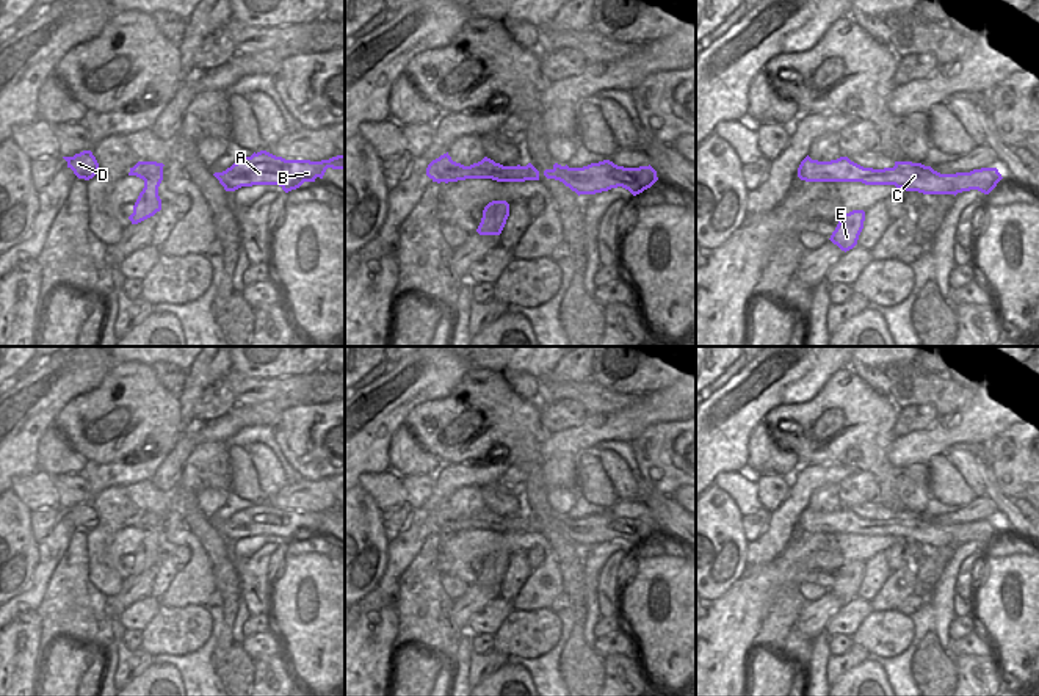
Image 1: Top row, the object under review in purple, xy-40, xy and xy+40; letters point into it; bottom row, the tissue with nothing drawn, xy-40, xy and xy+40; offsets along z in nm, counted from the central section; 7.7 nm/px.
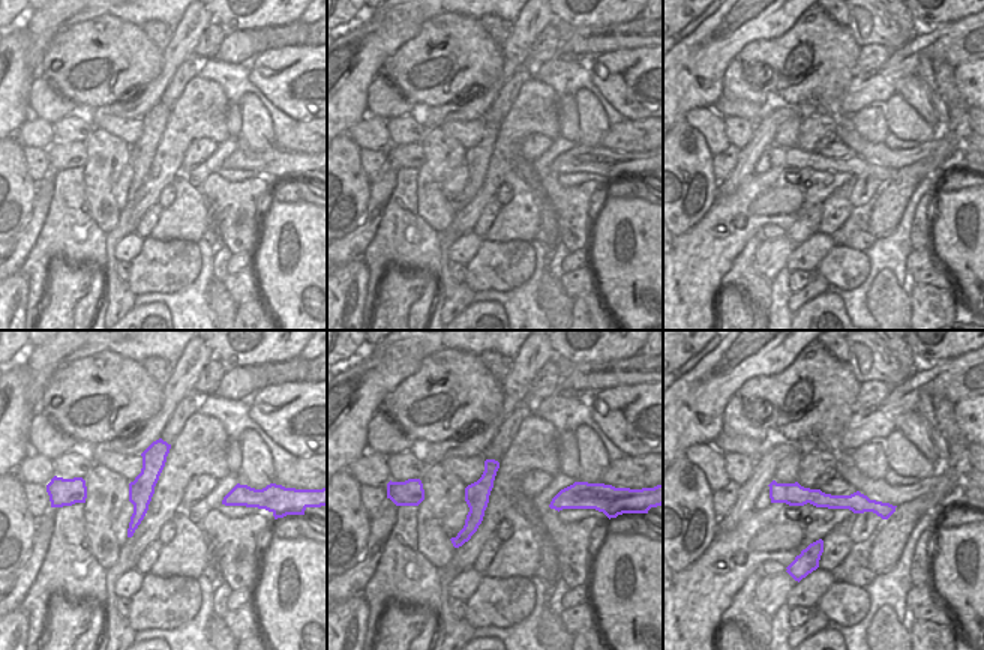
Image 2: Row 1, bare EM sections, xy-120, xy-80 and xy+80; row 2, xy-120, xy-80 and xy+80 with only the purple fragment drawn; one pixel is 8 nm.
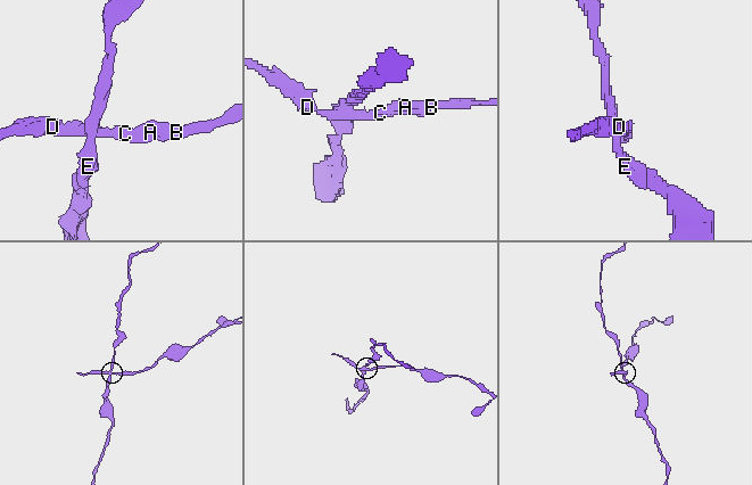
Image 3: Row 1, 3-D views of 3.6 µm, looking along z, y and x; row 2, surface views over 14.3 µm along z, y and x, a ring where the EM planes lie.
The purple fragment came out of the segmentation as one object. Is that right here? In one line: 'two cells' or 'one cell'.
two cells

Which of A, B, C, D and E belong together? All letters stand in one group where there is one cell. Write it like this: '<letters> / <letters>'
A B C D / E

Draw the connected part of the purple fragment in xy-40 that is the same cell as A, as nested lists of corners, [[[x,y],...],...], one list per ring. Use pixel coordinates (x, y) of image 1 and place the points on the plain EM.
[[[266,502],[254,503],[223,524],[213,527],[226,542],[252,536],[279,536],[285,544],[299,539],[304,533],[323,530],[328,519],[345,520],[345,506],[329,511],[285,511]]]

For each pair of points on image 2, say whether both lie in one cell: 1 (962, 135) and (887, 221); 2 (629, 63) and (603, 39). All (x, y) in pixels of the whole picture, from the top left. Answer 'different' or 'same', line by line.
1: same
2: different

